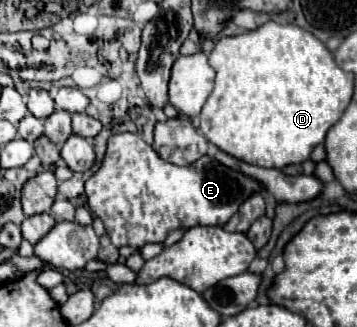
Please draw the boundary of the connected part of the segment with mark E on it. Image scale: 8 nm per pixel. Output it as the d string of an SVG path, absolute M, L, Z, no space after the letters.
M123 132L113 134L107 140L107 150L99 170L85 182L85 196L91 212L103 220L107 236L117 248L143 248L149 242L163 242L167 234L177 228L225 226L225 222L239 210L239 206L259 188L261 186L253 178L247 178L245 174L223 166L211 156L203 156L189 166L175 166L171 162L165 162L147 142L143 142L143 138L131 132Z

